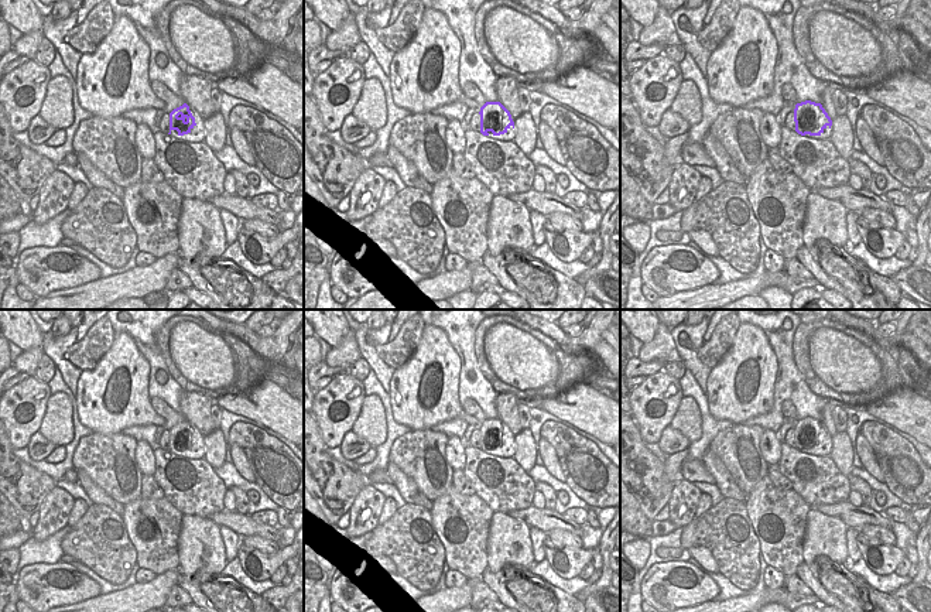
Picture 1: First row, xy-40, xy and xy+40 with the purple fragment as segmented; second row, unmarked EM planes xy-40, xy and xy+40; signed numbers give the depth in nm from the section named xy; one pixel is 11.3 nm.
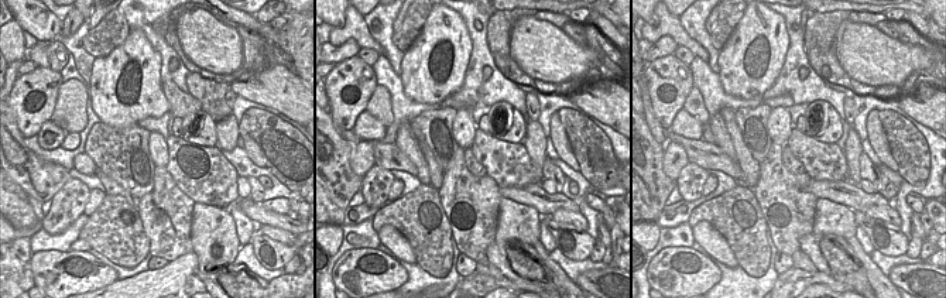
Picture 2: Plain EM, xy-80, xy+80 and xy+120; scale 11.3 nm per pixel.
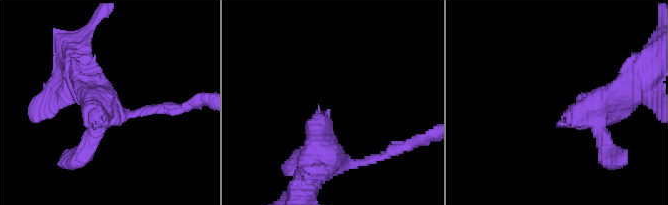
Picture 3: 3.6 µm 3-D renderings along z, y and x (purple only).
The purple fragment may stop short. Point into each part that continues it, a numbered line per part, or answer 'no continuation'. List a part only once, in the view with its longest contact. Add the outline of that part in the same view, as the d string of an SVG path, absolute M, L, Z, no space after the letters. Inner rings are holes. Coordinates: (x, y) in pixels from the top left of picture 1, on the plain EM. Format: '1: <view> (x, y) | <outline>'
1: xy-40 (197, 451) | M189 424L192 432L195 434L195 442L191 445L188 451L179 452L177 447L171 447L171 452L188 459L203 459L205 457L205 442L203 435L198 431L198 428Z

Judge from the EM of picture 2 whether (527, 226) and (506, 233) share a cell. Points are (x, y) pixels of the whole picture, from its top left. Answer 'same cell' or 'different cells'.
same cell

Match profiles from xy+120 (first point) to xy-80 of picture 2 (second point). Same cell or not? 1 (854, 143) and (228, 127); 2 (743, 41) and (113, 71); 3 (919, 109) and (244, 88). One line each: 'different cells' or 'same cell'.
1: same cell
2: same cell
3: same cell

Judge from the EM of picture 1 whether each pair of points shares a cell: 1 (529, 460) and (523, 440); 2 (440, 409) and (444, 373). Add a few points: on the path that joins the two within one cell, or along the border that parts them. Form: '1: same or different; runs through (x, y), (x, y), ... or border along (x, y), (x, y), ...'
1: same; runs through (526, 455), (526, 444)
2: same; runs through (440, 400), (444, 382)

